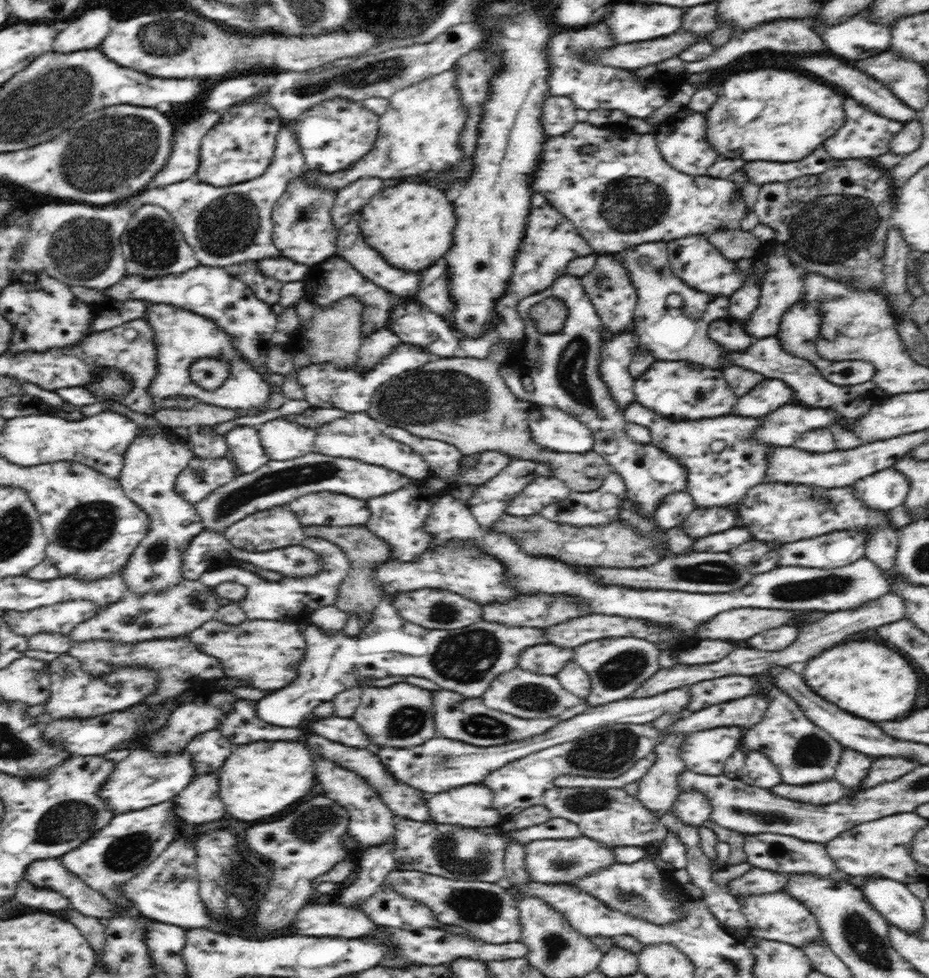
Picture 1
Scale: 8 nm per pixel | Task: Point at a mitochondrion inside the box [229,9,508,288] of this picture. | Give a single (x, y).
(386, 68)

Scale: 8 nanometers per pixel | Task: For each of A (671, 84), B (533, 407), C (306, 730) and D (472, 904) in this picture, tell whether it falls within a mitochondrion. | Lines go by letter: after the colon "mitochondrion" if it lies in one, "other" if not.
A: other
B: other
C: other
D: mitochondrion

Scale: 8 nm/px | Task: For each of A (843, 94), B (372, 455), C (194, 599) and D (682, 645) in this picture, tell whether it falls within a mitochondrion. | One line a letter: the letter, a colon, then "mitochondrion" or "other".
A: other
B: other
C: mitochondrion
D: other

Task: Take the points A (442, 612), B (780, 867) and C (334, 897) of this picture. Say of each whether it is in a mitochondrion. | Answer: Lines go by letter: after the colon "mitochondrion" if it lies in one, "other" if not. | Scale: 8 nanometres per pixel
A: mitochondrion
B: other
C: other

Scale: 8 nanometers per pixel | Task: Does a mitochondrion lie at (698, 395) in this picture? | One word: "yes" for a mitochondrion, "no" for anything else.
yes

